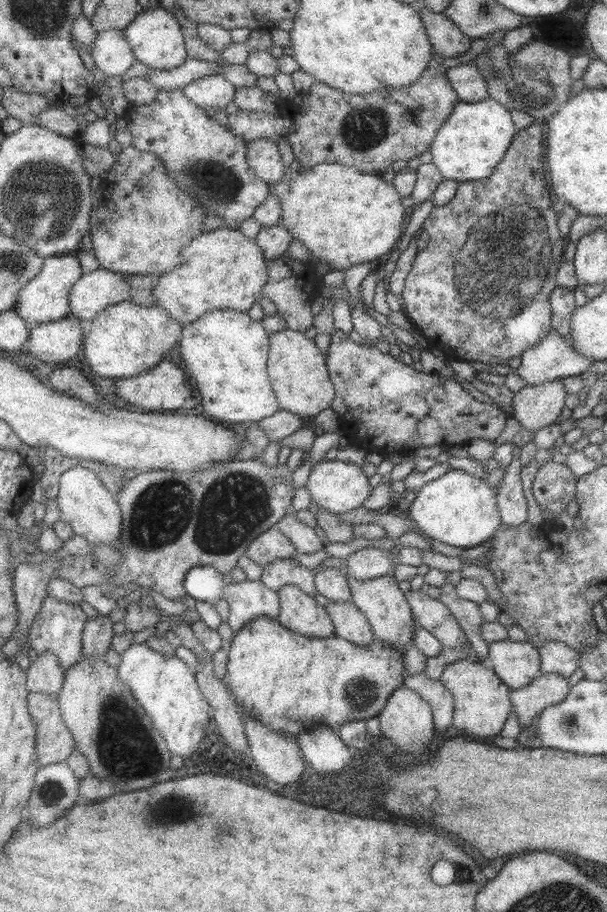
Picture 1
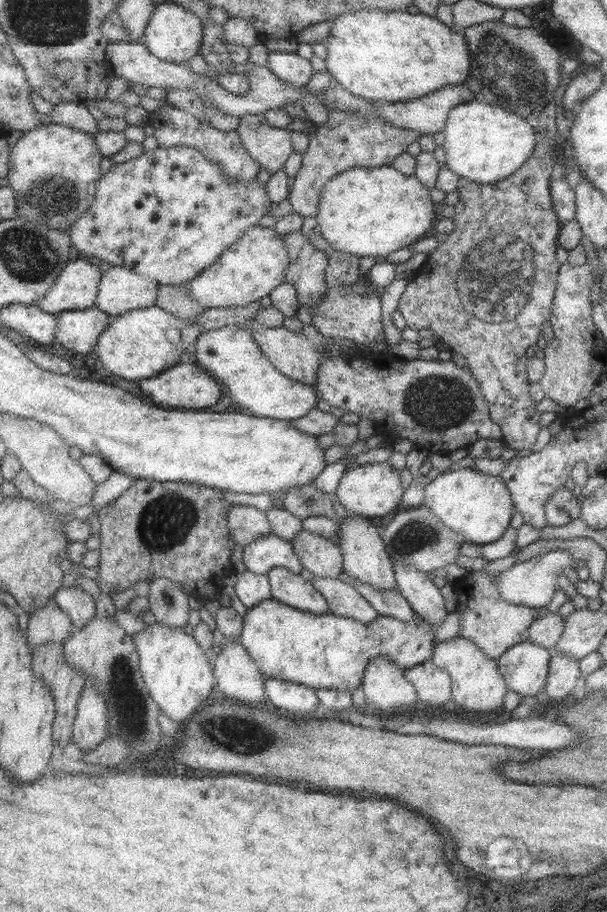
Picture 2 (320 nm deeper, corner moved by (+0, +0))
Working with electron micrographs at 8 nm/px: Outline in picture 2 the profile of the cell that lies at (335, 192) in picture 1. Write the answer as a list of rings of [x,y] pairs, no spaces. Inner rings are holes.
[[[391,165],[355,167],[337,174],[321,191],[315,216],[322,237],[337,252],[384,260],[391,252],[410,248],[415,241],[433,231],[433,220],[439,210],[417,178],[397,172]]]

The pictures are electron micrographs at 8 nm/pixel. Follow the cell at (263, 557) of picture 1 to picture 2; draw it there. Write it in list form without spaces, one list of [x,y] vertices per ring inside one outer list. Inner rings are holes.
[[[231,505],[227,525],[234,542],[241,547],[252,538],[271,533],[265,513],[252,506]]]

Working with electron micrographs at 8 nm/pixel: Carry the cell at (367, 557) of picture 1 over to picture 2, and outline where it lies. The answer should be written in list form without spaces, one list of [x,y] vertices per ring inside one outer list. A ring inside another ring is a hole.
[[[423,506],[403,508],[391,521],[380,530],[385,550],[391,562],[407,563],[424,573],[437,568],[444,568],[455,563],[460,546],[466,541],[459,533],[448,528],[428,509]]]

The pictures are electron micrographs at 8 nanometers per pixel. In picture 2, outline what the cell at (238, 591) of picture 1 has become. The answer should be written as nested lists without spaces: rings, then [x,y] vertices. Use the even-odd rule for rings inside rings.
[[[250,570],[235,573],[235,596],[241,601],[246,610],[259,604],[263,600],[272,598],[270,584],[264,574],[253,574]]]

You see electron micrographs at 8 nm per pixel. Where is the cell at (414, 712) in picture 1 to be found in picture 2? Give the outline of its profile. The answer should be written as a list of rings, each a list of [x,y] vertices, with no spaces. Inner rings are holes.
[[[375,658],[365,666],[361,690],[367,705],[384,710],[401,712],[412,710],[418,699],[413,685],[404,677],[403,670],[387,658]]]

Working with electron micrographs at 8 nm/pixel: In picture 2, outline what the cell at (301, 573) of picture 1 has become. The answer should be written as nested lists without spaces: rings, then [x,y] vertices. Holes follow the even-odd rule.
[[[264,534],[251,539],[242,546],[242,560],[245,568],[253,574],[266,574],[273,567],[283,567],[295,574],[302,569],[290,541],[276,534]]]

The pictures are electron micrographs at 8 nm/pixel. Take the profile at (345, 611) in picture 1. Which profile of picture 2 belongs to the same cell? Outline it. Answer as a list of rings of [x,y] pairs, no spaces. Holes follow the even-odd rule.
[[[314,576],[312,585],[323,595],[328,612],[335,616],[351,618],[362,624],[368,624],[379,616],[363,596],[338,578]]]

